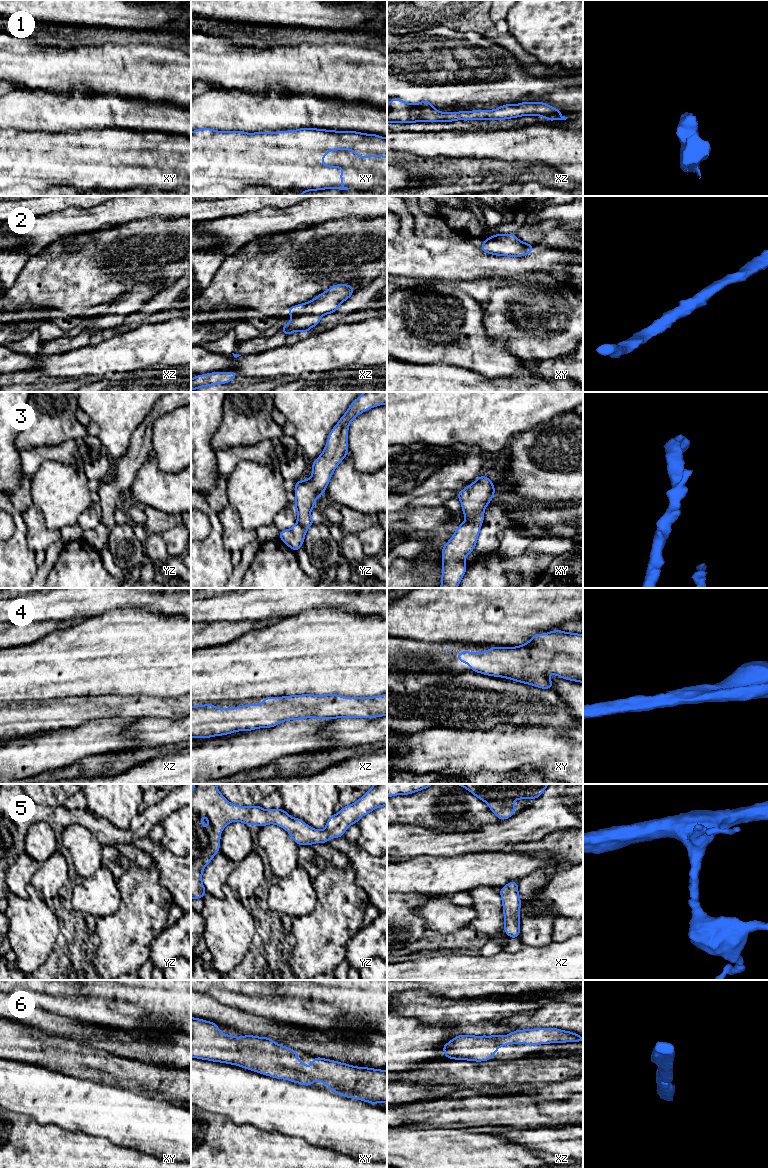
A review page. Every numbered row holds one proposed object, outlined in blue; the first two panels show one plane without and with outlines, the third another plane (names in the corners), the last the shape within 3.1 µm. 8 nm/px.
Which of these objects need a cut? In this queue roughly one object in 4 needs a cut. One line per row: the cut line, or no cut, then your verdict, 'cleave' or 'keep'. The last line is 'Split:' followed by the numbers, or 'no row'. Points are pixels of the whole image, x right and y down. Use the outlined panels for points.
1: cut in xy along (296, 140), (290, 146), (271, 149), (269, 186), (191, 186); cleave
2: no cut; keep
3: no cut; keep
4: no cut; keep
5: no cut; keep
6: no cut; keep
Split: 1

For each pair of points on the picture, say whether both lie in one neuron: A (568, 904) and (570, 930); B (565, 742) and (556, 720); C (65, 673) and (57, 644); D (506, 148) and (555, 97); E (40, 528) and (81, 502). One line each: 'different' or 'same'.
A: different
B: different
C: same
D: different
E: different

